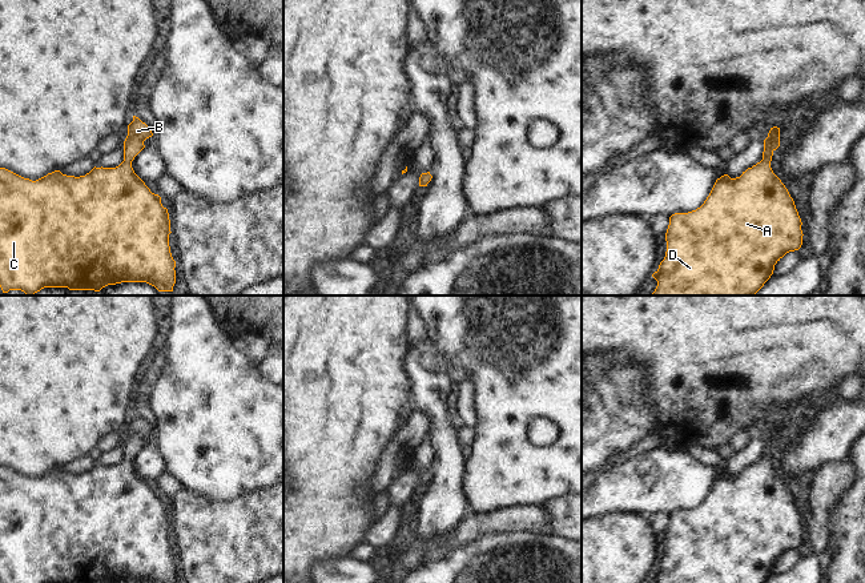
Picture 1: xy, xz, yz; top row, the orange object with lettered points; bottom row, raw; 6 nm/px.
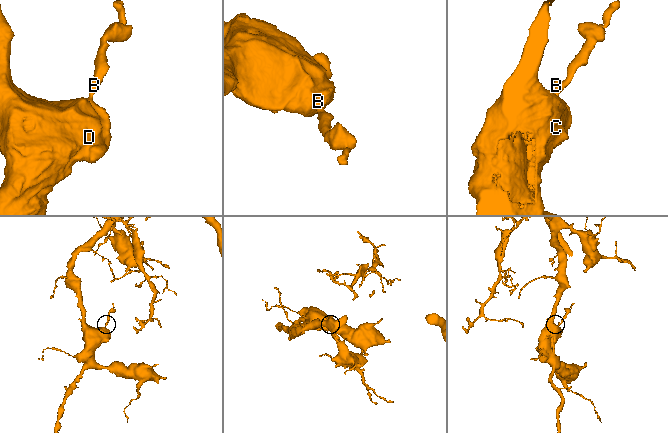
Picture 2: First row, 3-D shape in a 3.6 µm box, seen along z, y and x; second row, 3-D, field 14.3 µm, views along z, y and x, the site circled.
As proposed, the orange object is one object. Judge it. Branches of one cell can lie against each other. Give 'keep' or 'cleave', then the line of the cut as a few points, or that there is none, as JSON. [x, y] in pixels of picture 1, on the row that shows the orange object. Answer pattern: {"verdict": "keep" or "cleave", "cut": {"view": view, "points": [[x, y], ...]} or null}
{"verdict": "keep", "cut": null}

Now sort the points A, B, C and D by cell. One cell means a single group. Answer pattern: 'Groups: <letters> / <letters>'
Groups: A B C D.

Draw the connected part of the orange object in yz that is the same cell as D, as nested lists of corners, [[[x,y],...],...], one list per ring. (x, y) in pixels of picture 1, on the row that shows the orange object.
[[[773,126],[764,140],[760,162],[748,168],[740,177],[721,176],[700,208],[669,217],[665,233],[667,252],[659,269],[652,274],[657,281],[652,295],[756,295],[773,274],[775,265],[786,253],[801,248],[801,218],[788,189],[771,168],[773,152],[778,146],[780,128]]]

